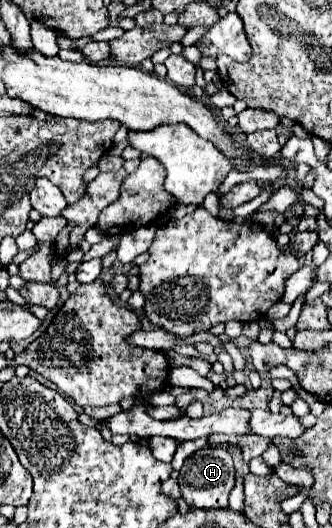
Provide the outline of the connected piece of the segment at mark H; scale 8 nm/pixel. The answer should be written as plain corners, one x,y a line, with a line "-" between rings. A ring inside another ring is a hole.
202,447
196,453
192,453
182,469
180,469
180,493
182,499
190,505
190,507
198,507
198,509
222,509
228,507
228,495
234,487
234,461
230,457
230,453
222,447

